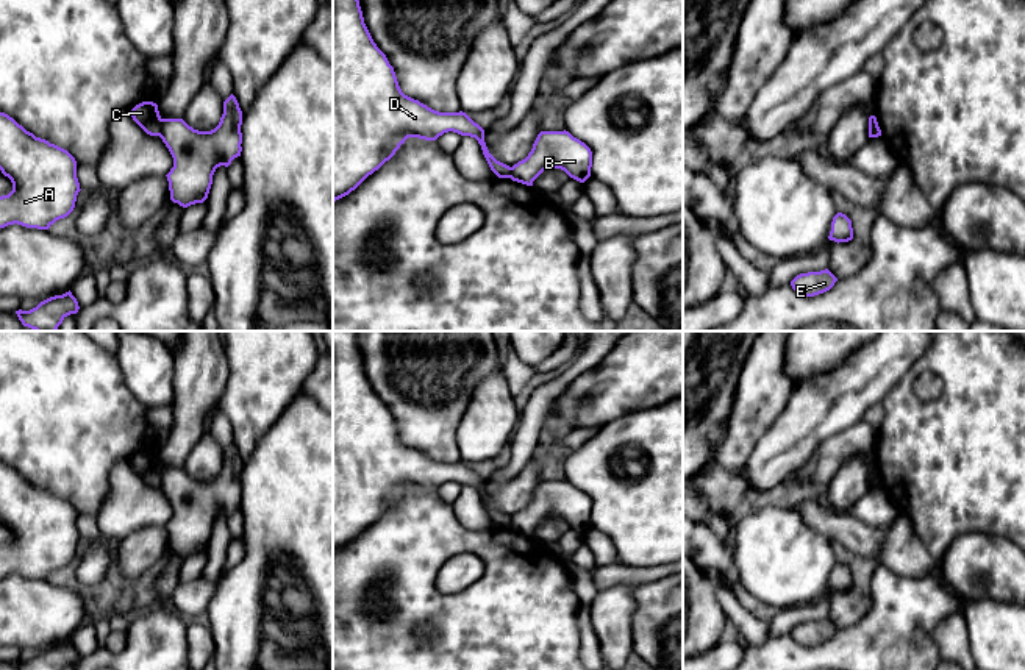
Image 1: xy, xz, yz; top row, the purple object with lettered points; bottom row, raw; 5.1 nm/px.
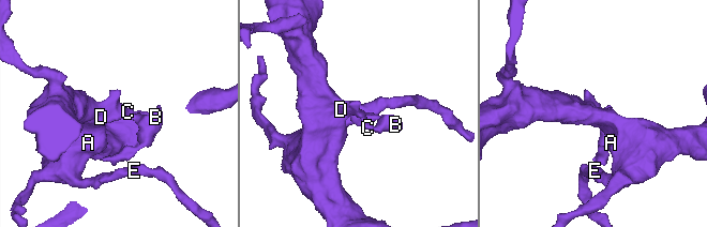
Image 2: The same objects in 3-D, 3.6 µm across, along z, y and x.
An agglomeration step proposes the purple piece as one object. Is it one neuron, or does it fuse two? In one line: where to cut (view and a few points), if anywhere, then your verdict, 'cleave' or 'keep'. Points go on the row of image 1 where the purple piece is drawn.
cut xy (161, 119), (161, 131), (158, 135); cleave

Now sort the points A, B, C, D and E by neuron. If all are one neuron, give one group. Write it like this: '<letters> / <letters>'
A C D E / B

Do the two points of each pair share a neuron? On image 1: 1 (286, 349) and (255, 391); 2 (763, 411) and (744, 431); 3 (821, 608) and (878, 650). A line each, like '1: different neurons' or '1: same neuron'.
1: same neuron
2: same neuron
3: different neurons

